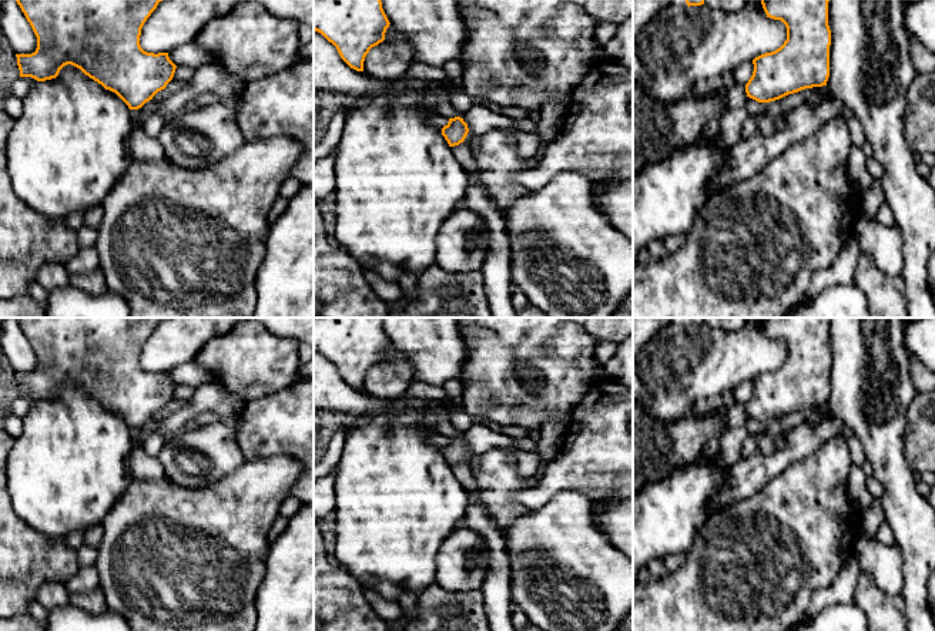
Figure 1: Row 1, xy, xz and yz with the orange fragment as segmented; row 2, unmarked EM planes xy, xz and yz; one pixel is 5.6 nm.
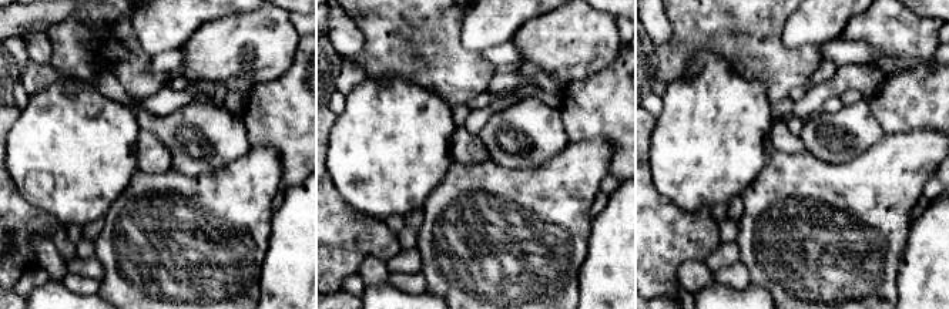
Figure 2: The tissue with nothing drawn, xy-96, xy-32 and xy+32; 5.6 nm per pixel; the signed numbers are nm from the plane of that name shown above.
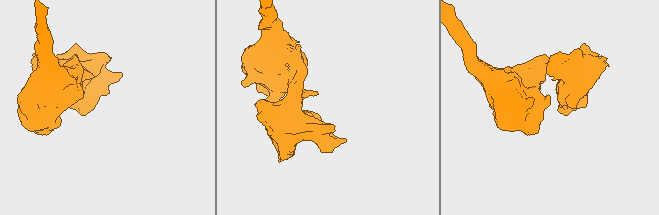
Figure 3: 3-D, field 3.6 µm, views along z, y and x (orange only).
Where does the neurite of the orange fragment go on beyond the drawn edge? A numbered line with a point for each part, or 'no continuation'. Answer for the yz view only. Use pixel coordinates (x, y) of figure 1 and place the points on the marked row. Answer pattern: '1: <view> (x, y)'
no continuation

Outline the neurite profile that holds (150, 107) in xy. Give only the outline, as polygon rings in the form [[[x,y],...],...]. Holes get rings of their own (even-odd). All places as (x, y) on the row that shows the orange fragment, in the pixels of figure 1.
[[[147,101],[141,108],[138,110],[130,110],[131,117],[134,118],[135,115],[141,114],[144,118],[157,113],[161,107],[162,101]]]

